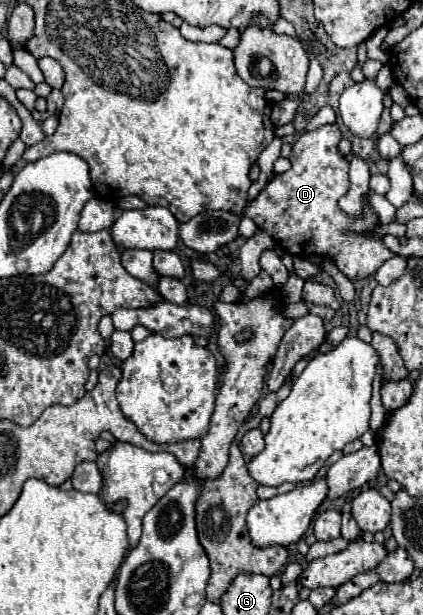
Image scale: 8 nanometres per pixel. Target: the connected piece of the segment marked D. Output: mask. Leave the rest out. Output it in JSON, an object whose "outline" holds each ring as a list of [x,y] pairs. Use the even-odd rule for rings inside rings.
{"outline":[[[321,125],[315,131],[303,133],[291,151],[291,169],[275,175],[269,185],[245,207],[245,217],[253,219],[259,229],[265,229],[293,257],[327,257],[339,271],[351,279],[367,279],[395,253],[385,247],[383,239],[371,235],[379,227],[373,207],[363,201],[363,213],[349,217],[337,205],[339,197],[349,191],[349,161],[339,153],[337,145],[343,139],[337,125]]]}

